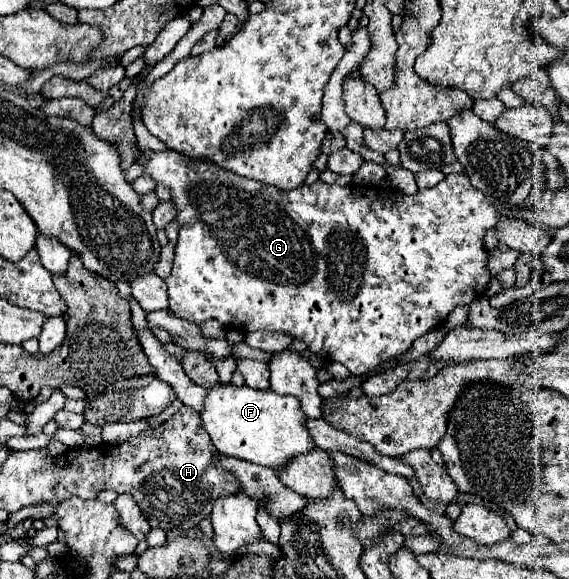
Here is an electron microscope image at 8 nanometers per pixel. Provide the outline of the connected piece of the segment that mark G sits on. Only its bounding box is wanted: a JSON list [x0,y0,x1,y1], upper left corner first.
[132,142,498,376]

